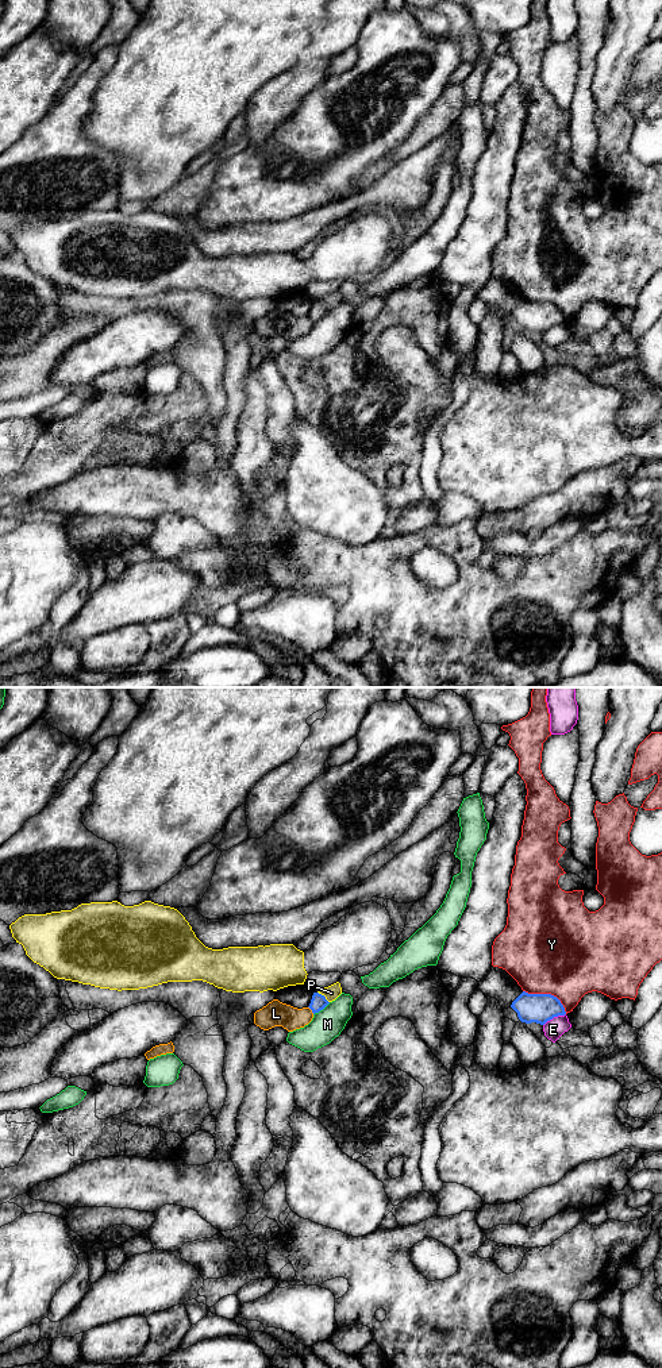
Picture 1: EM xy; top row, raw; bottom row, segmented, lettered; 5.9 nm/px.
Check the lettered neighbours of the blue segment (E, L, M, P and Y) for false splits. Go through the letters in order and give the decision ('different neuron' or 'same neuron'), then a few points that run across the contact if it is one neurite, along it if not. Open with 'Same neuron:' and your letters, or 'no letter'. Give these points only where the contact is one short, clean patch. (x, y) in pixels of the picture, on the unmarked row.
Same neuron: no letter
E: different neuron
L: different neuron
M: different neuron
P: different neuron | xy (318, 300), (328, 311)
Y: different neuron

